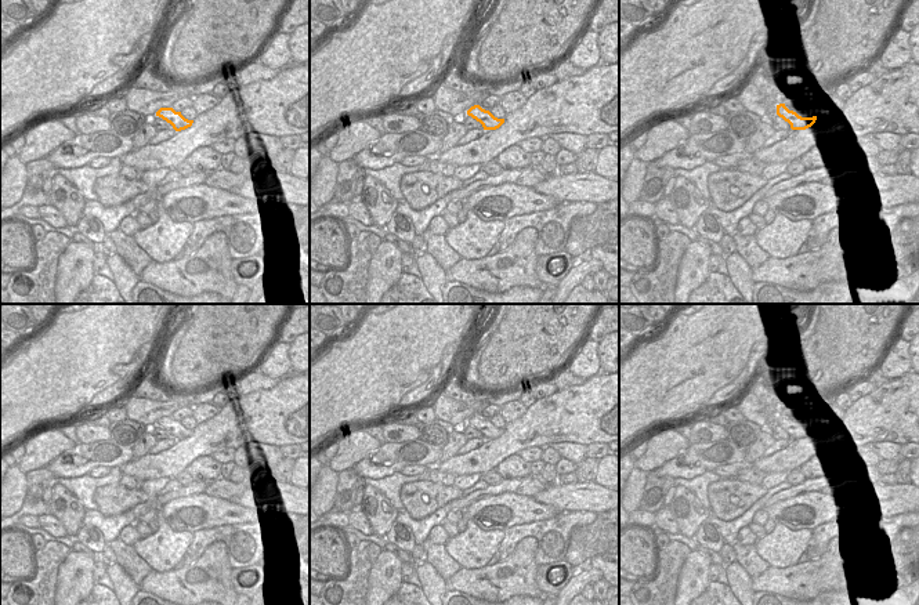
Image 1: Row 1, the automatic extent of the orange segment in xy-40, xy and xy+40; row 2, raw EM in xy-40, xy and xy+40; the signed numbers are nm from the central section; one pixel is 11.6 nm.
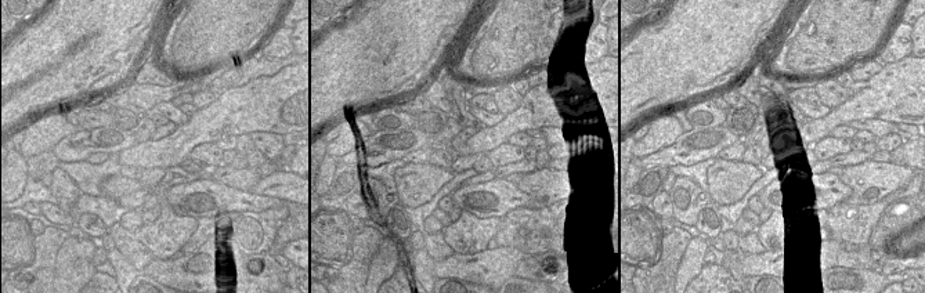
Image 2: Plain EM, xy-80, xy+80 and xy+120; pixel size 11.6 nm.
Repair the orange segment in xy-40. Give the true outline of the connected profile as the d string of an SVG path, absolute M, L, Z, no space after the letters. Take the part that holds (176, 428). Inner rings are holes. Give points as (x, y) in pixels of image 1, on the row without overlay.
M160 417L156 425L170 432L176 441L185 439L193 432L193 430L185 428L181 421L176 421L173 417Z

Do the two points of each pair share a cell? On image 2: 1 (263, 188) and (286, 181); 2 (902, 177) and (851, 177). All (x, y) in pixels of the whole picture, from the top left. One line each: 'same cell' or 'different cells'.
1: same cell
2: same cell

